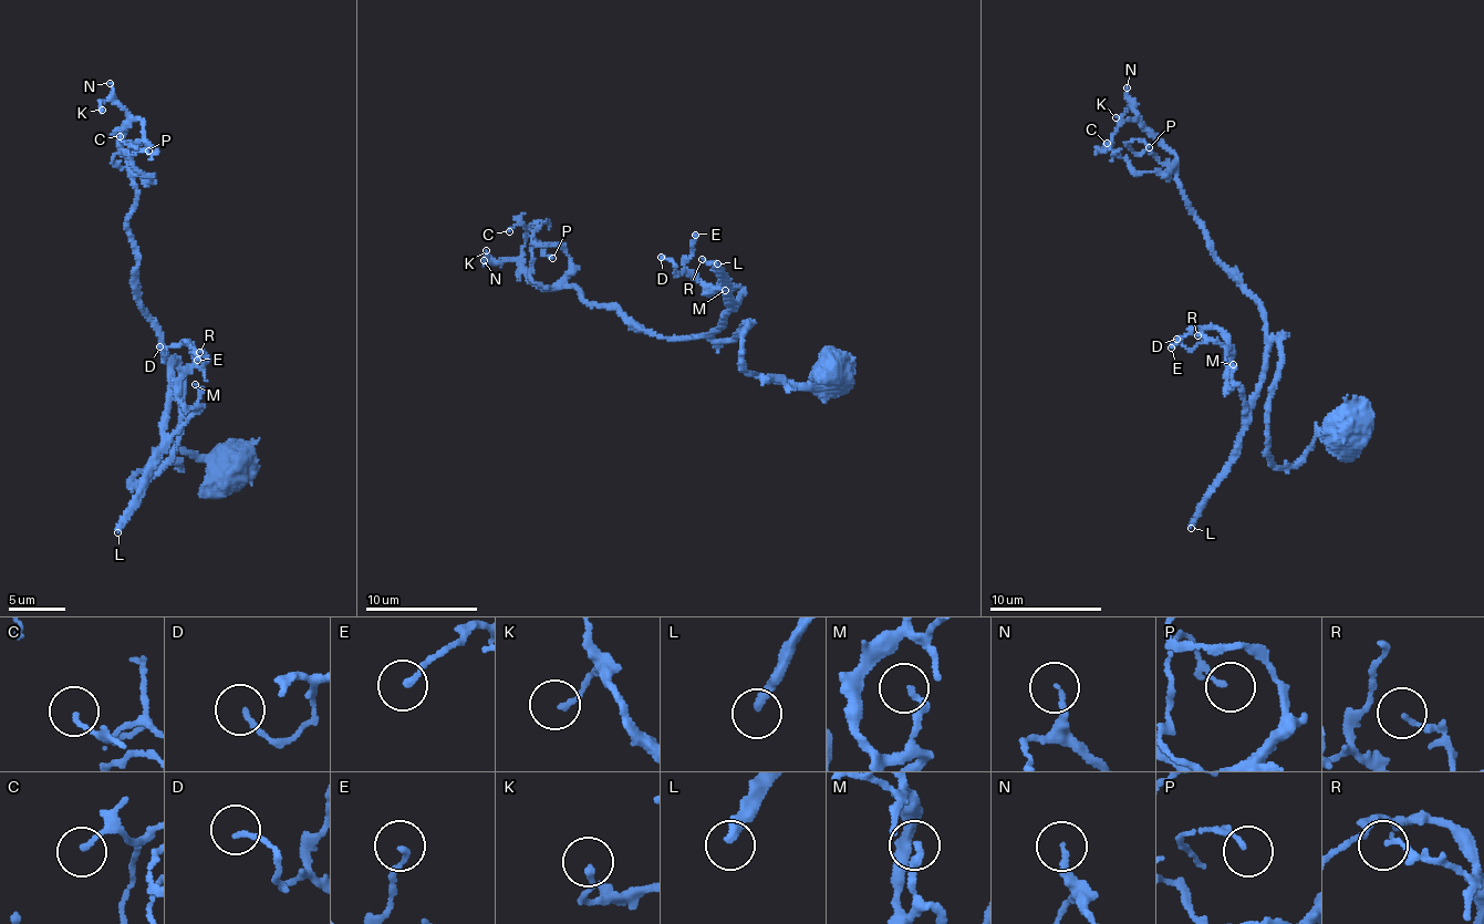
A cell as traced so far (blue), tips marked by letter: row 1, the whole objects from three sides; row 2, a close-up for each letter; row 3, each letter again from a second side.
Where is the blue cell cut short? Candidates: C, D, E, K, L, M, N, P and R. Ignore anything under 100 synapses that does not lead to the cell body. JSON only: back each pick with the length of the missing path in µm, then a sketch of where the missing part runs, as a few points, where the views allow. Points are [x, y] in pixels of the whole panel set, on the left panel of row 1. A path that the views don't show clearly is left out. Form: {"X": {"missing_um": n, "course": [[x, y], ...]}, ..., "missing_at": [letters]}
{"L": {"missing_um": 350}, "missing_at": ["L"]}

